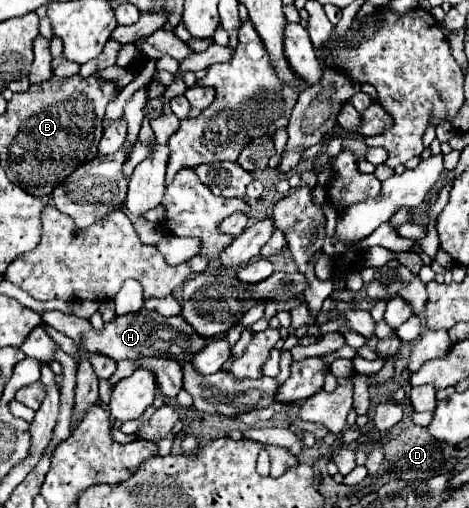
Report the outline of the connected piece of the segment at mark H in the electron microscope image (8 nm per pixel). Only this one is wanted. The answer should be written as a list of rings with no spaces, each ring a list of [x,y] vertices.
[[[139,310],[137,314],[125,314],[117,316],[115,320],[107,322],[101,330],[95,330],[89,320],[67,316],[61,312],[47,312],[43,316],[45,324],[53,326],[55,330],[63,332],[65,336],[73,338],[77,344],[81,344],[91,354],[101,354],[113,360],[125,360],[125,358],[145,358],[145,356],[157,356],[157,358],[169,358],[177,362],[191,360],[209,340],[201,338],[181,316],[159,316],[157,312]]]

